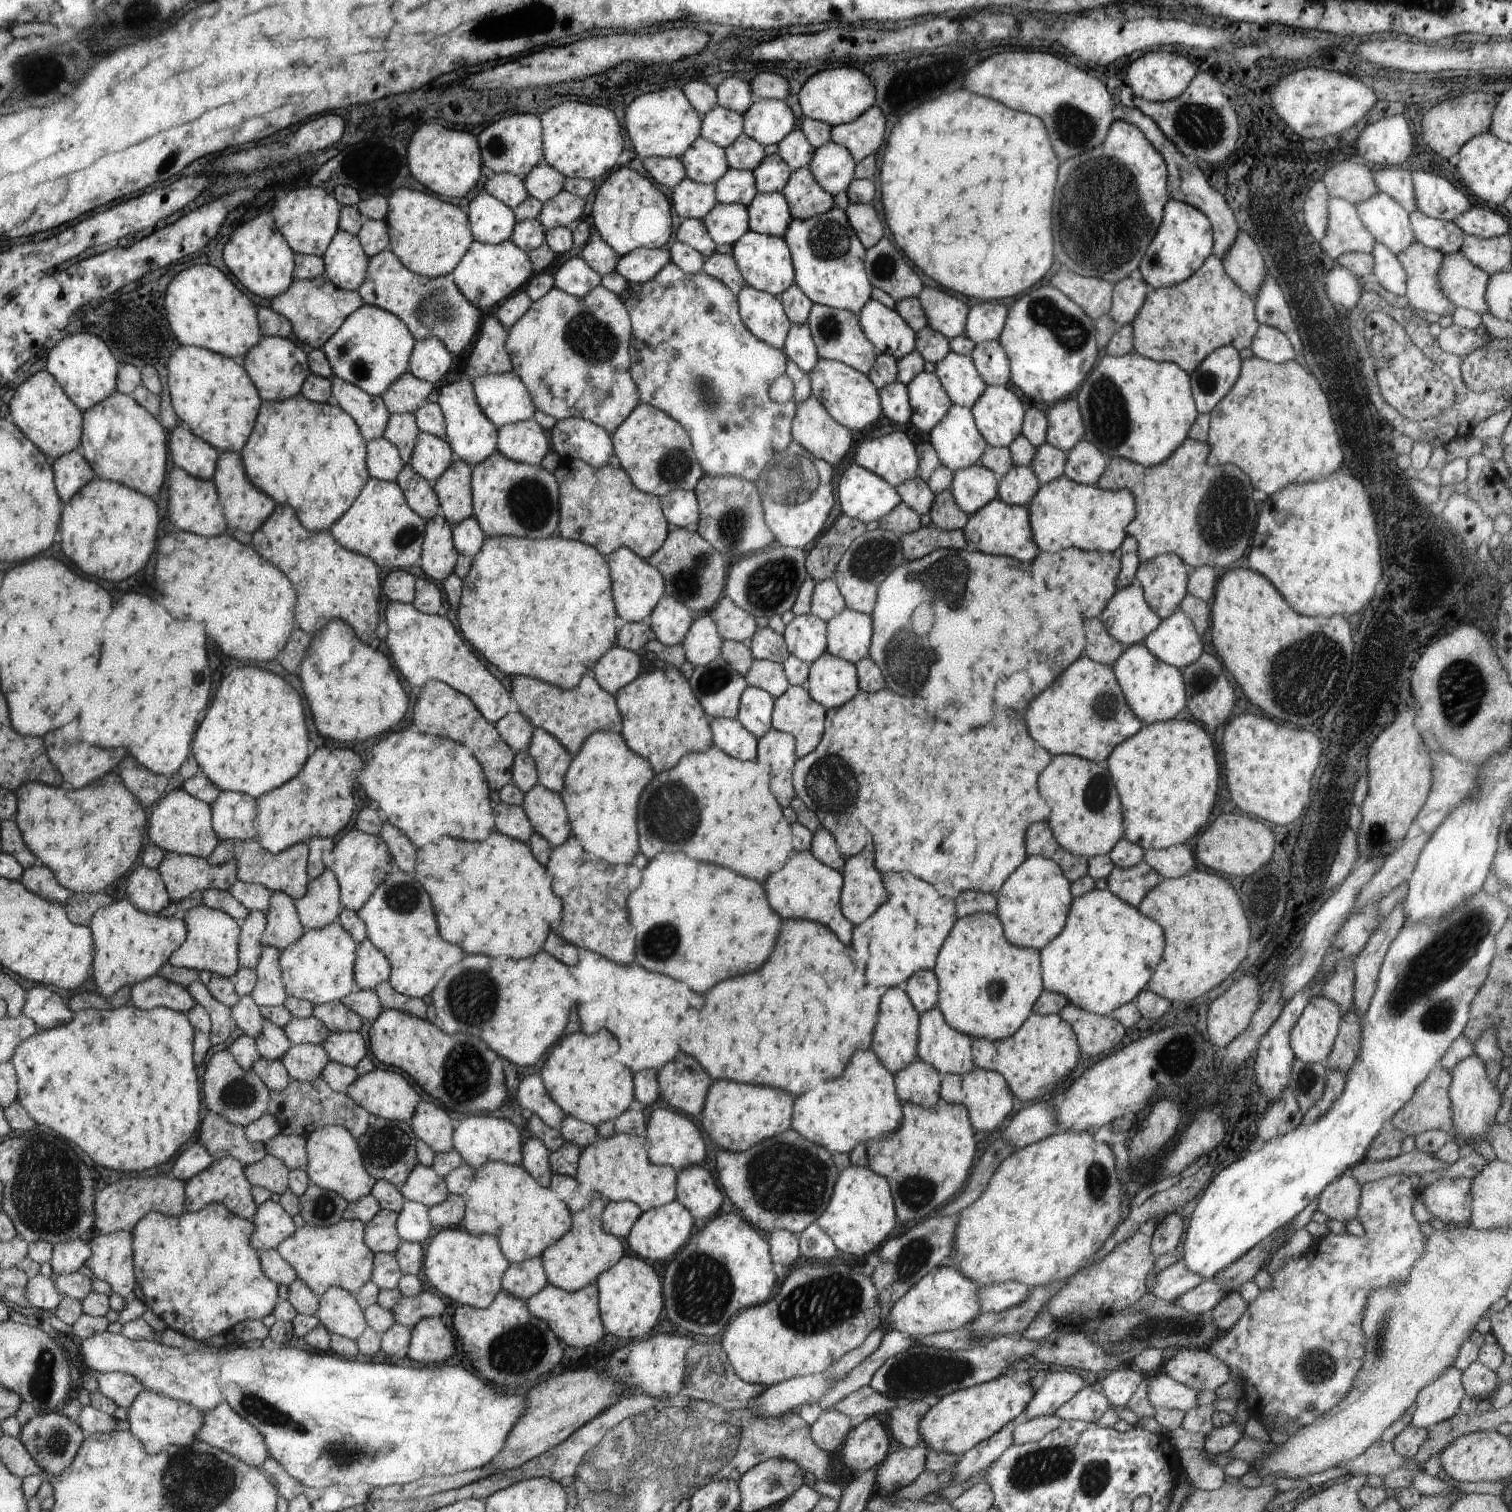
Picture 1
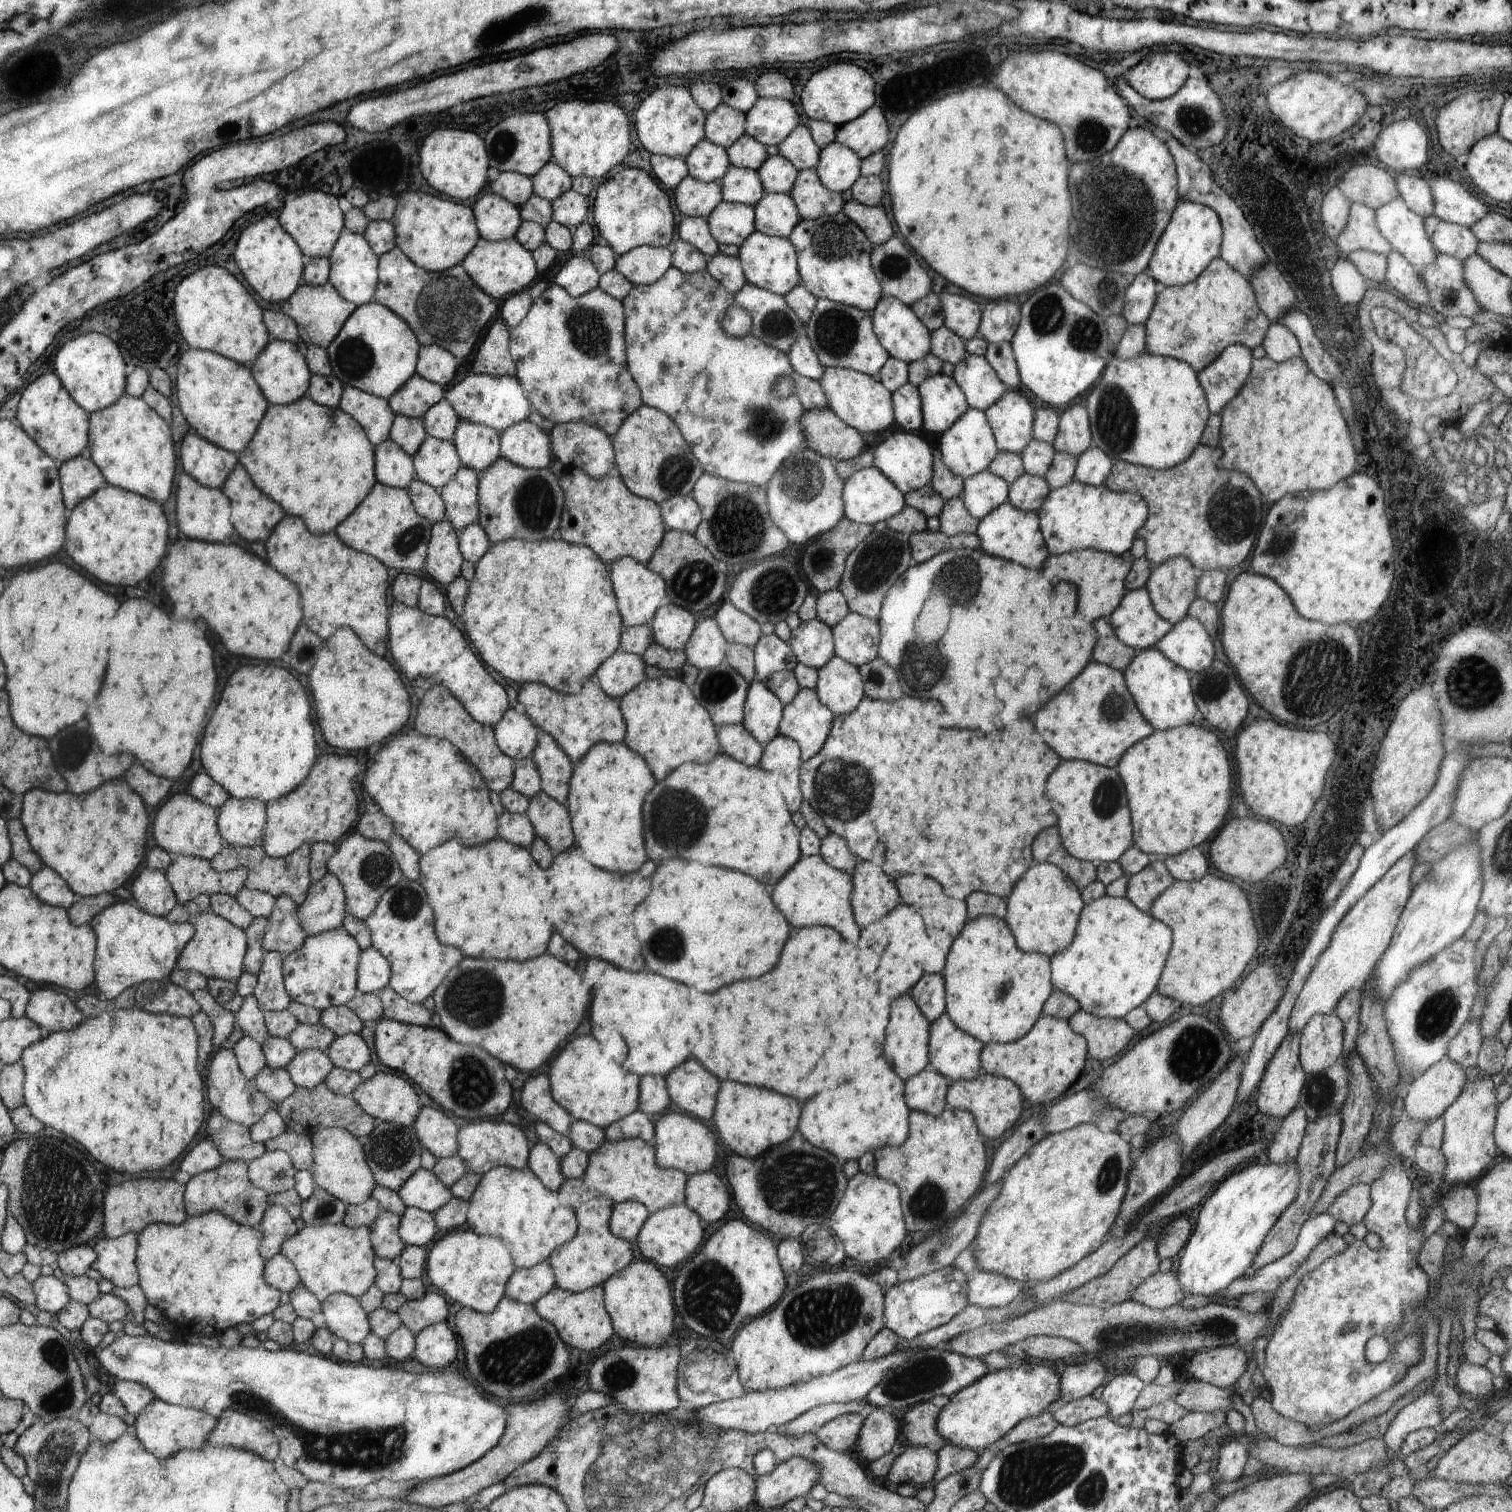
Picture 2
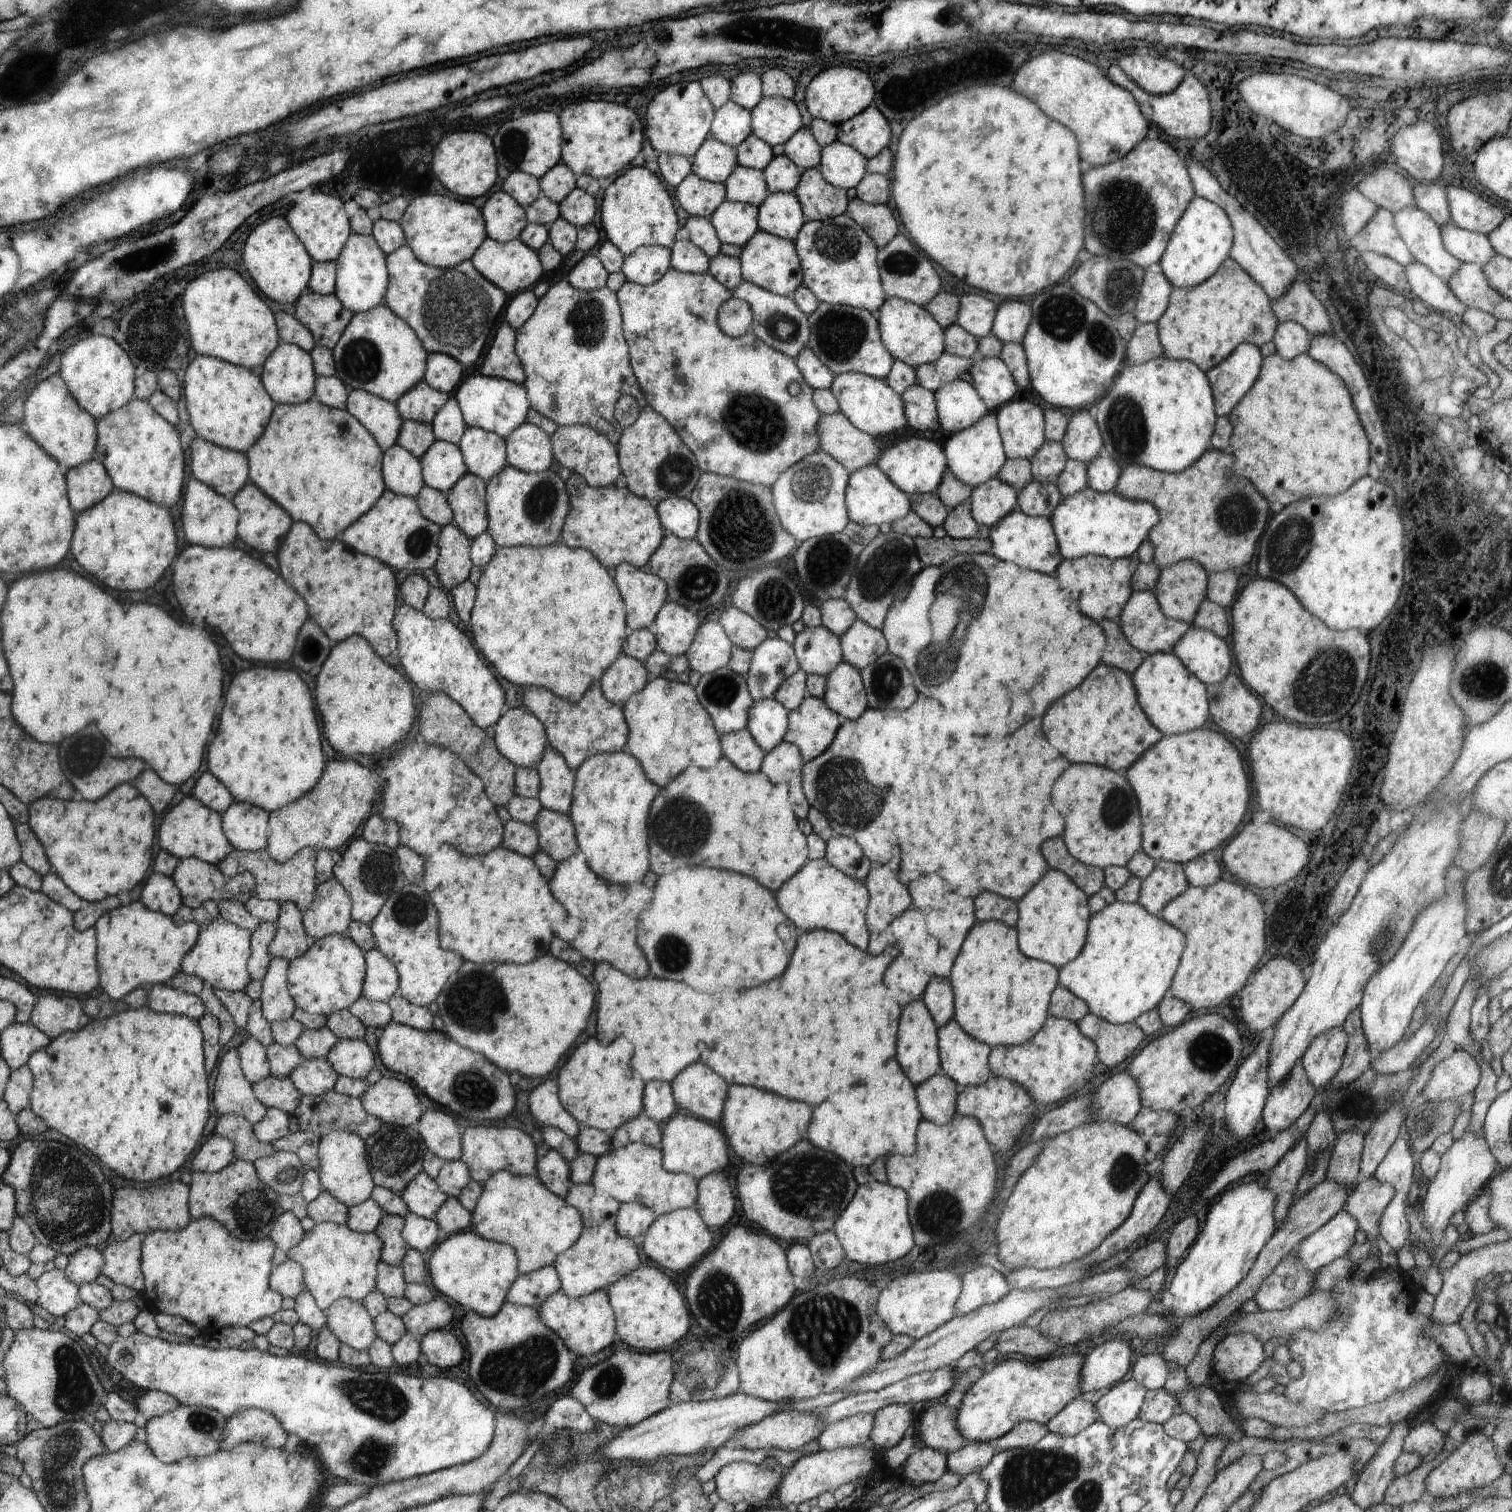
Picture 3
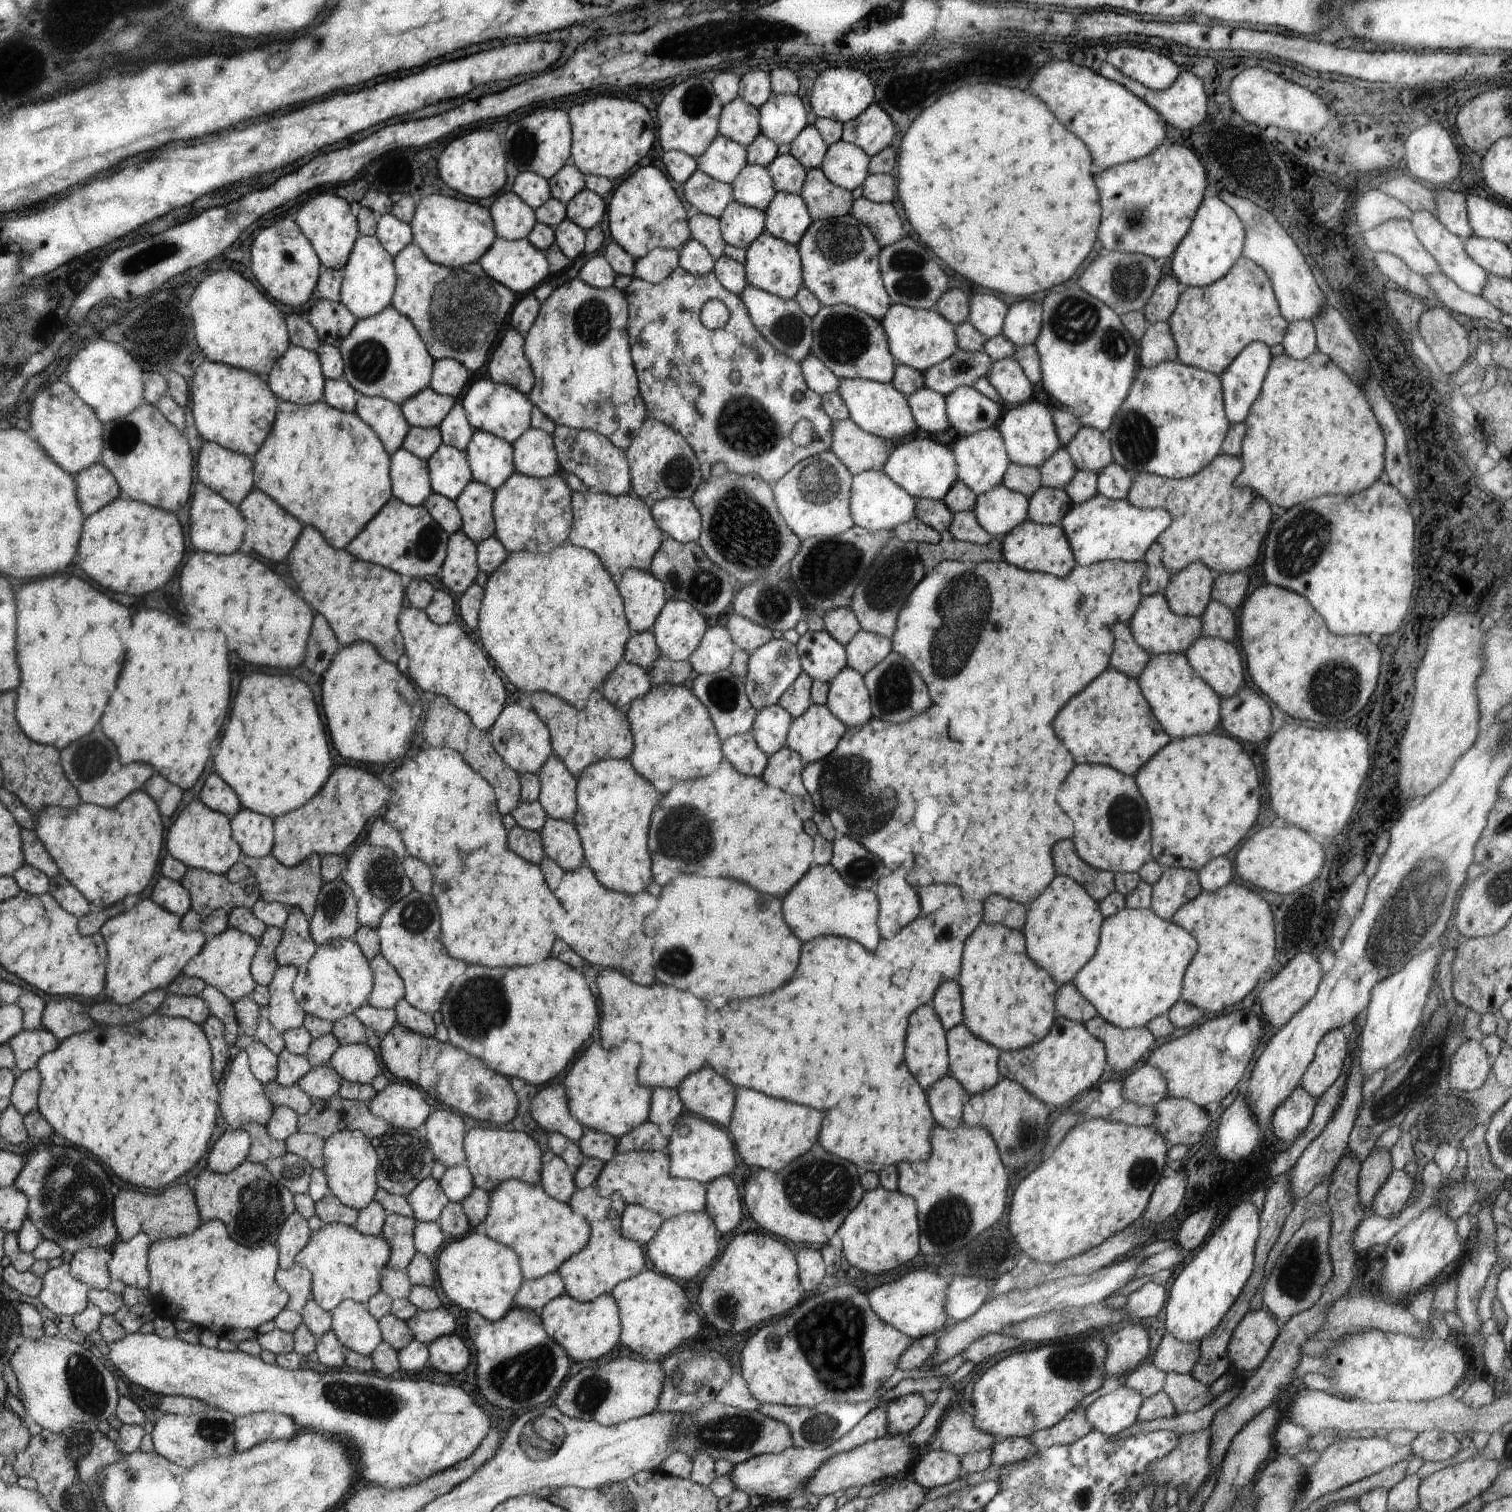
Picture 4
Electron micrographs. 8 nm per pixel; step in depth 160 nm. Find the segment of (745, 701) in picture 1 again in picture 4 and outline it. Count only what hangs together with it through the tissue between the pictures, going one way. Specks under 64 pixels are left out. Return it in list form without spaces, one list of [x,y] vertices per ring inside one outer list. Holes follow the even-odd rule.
[[[776,703],[757,711],[756,721],[749,733],[753,734],[758,746],[771,755],[786,747],[792,722],[793,715]]]

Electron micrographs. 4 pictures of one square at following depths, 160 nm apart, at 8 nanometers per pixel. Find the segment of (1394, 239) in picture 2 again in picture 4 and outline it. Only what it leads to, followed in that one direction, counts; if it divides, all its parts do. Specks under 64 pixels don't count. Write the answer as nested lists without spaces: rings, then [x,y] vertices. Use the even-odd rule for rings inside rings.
[[[1414,211],[1410,222],[1420,244],[1439,262],[1441,272],[1467,293],[1480,295],[1488,280],[1487,272],[1468,256],[1467,250],[1463,248],[1464,239],[1454,236],[1430,211]]]

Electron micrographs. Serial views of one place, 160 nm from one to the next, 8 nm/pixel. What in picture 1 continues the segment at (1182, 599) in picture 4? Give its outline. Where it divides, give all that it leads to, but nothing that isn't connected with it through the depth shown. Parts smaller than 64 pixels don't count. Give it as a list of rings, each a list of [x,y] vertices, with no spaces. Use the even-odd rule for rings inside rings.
[[[1161,554],[1146,562],[1140,561],[1135,580],[1143,588],[1145,601],[1150,608],[1161,619],[1165,619],[1179,610],[1179,602],[1187,595],[1188,575],[1194,571],[1195,568],[1187,565],[1177,554]]]

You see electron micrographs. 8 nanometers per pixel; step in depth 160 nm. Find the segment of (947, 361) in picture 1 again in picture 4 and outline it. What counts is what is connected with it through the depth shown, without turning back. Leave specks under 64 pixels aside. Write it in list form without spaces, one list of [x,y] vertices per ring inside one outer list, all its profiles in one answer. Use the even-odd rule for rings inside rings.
[[[1012,357],[994,361],[986,378],[1002,398],[1003,404],[1020,404],[1032,398],[1034,385]]]

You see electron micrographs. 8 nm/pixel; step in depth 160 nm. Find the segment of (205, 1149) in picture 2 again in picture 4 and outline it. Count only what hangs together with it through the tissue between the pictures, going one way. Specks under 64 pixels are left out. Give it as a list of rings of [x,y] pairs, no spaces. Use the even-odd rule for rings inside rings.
[[[242,1129],[227,1130],[211,1146],[206,1168],[218,1174],[229,1173],[247,1160],[252,1142]]]

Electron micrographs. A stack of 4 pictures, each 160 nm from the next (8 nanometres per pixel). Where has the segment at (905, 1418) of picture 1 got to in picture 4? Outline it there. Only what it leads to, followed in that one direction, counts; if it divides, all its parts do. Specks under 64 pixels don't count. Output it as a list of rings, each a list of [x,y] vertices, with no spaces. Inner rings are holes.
[[[956,1406],[944,1413],[936,1432],[941,1448],[960,1458],[968,1453],[992,1448],[1000,1440],[976,1428],[973,1416]]]

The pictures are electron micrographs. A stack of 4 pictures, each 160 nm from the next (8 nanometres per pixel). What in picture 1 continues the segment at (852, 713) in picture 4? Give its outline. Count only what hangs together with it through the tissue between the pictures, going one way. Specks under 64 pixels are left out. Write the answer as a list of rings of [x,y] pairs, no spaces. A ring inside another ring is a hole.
[[[826,650],[809,665],[806,689],[814,702],[821,703],[827,710],[838,708],[861,692],[857,667]]]

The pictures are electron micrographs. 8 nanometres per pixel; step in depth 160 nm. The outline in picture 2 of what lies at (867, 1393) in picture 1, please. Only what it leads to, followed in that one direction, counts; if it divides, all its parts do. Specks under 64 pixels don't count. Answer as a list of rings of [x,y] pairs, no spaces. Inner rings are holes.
[[[864,1399],[848,1401],[847,1403],[828,1403],[827,1405],[818,1405],[807,1410],[803,1415],[794,1420],[783,1424],[778,1430],[795,1437],[803,1434],[814,1433],[825,1425],[829,1420],[841,1417],[847,1414],[865,1414]]]

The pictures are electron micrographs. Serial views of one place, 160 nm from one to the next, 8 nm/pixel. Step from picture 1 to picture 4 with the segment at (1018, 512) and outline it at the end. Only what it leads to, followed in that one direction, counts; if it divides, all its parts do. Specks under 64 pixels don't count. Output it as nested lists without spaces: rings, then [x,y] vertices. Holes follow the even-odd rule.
[[[1028,519],[1009,530],[1000,541],[1003,560],[1024,570],[1044,572],[1044,574],[1054,574],[1058,578],[1064,578],[1076,564],[1067,536],[1059,525],[1043,525]]]

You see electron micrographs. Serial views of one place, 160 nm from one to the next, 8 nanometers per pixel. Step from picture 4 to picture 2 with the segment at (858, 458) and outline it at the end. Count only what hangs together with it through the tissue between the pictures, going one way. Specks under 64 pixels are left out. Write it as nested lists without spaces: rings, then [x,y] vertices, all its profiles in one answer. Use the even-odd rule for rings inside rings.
[[[830,407],[807,410],[801,418],[807,448],[823,457],[850,460],[864,448],[859,430],[842,422]]]

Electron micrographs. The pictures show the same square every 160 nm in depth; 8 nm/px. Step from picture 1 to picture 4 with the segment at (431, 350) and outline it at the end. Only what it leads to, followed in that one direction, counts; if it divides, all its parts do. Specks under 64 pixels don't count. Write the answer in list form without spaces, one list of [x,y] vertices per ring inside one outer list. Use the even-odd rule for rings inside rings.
[[[437,359],[433,364],[432,380],[429,387],[441,395],[450,395],[452,398],[460,398],[464,388],[470,380],[468,368],[462,366],[457,359]]]

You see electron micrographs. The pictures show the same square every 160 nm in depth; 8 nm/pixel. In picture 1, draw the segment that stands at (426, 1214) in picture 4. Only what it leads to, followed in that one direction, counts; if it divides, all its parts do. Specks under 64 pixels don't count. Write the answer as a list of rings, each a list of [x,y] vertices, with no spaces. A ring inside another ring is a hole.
[[[422,1164],[412,1169],[399,1189],[406,1201],[416,1201],[427,1207],[444,1202],[448,1196],[445,1180],[436,1174],[433,1167]]]

